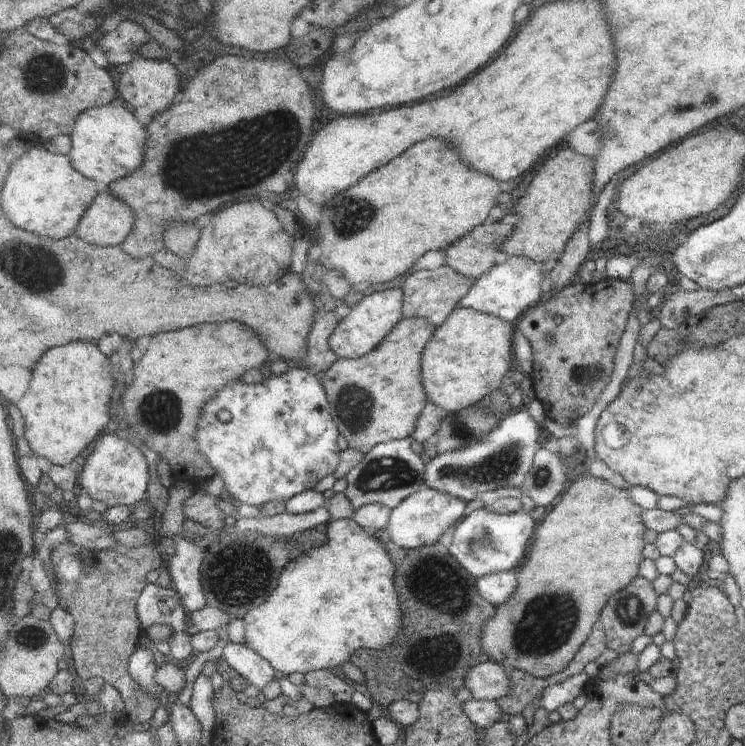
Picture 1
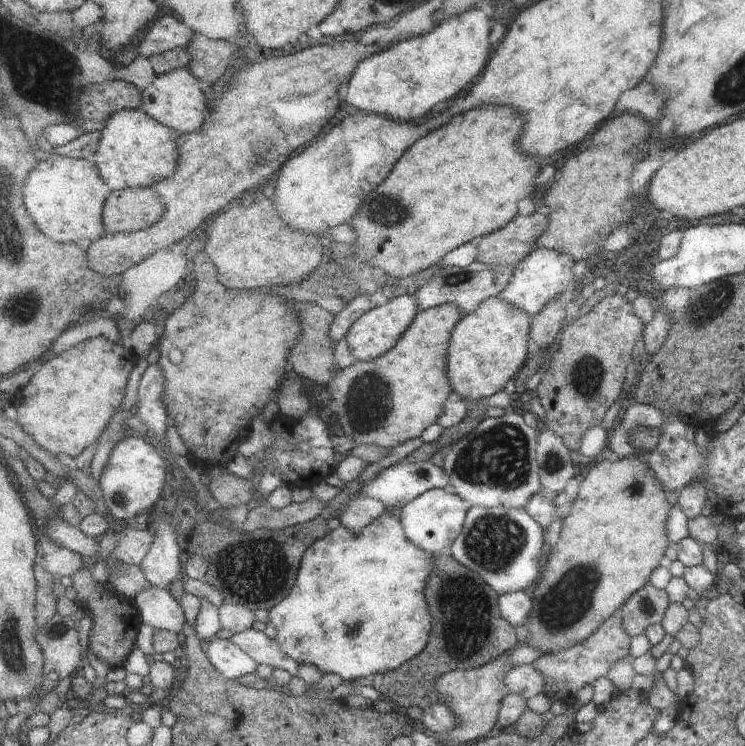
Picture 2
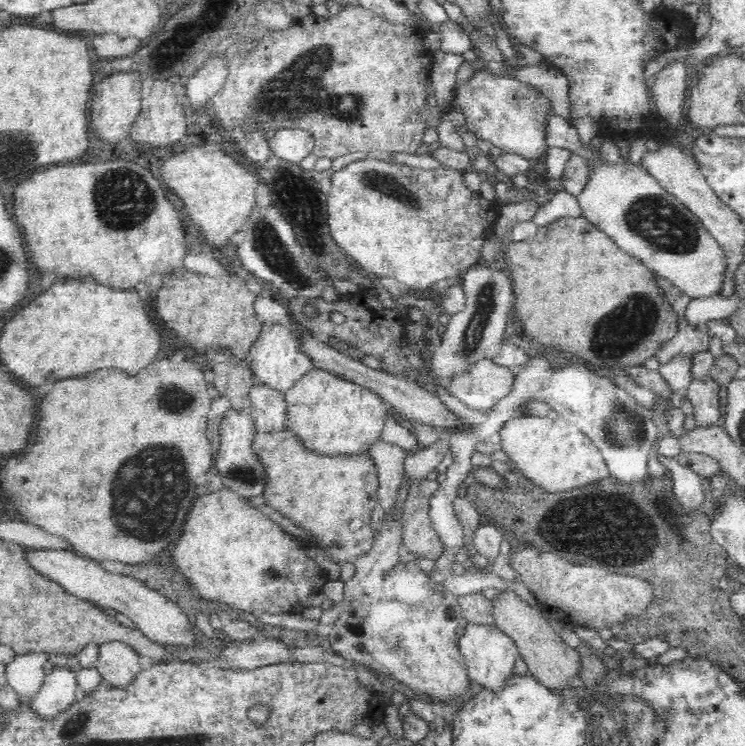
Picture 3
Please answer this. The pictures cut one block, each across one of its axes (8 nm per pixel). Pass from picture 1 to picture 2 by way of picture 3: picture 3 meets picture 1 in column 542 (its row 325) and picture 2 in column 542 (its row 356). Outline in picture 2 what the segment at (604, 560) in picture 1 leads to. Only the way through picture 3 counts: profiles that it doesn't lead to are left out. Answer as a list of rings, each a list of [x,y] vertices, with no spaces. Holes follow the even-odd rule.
[[[639,455],[624,459],[619,458],[617,462],[603,459],[595,464],[580,483],[579,494],[573,501],[573,511],[564,518],[560,538],[554,548],[551,548],[549,559],[544,562],[543,576],[535,586],[527,590],[534,602],[534,609],[528,624],[525,626],[529,631],[529,635],[525,638],[525,644],[540,648],[544,654],[558,653],[560,650],[570,649],[586,641],[592,634],[595,634],[597,629],[601,628],[604,622],[607,622],[608,618],[613,617],[625,602],[649,583],[653,570],[661,566],[661,560],[665,558],[670,543],[669,536],[667,536],[667,520],[671,514],[671,507],[672,505],[667,500],[667,490],[664,489],[656,472]]]

